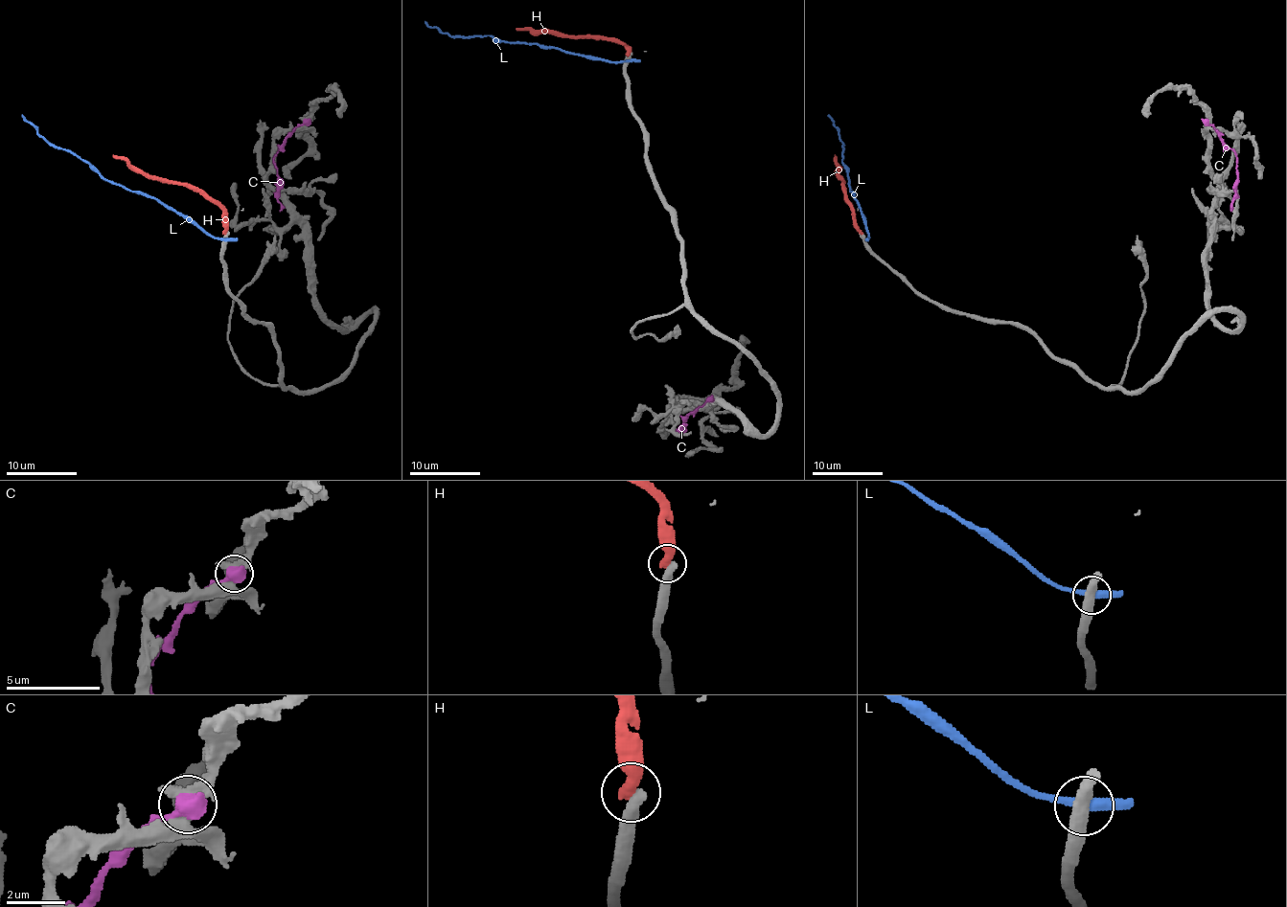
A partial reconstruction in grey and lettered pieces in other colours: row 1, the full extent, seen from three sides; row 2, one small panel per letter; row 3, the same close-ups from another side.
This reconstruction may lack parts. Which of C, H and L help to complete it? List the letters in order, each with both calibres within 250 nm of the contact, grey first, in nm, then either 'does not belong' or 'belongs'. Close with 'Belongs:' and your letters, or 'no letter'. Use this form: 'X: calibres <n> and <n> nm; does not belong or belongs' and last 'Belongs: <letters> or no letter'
C: calibres 440 and 700 nm; does not belong
H: calibres 420 and 420 nm; does not belong
L: calibres 400 and 320 nm; does not belong
Belongs: no letter

